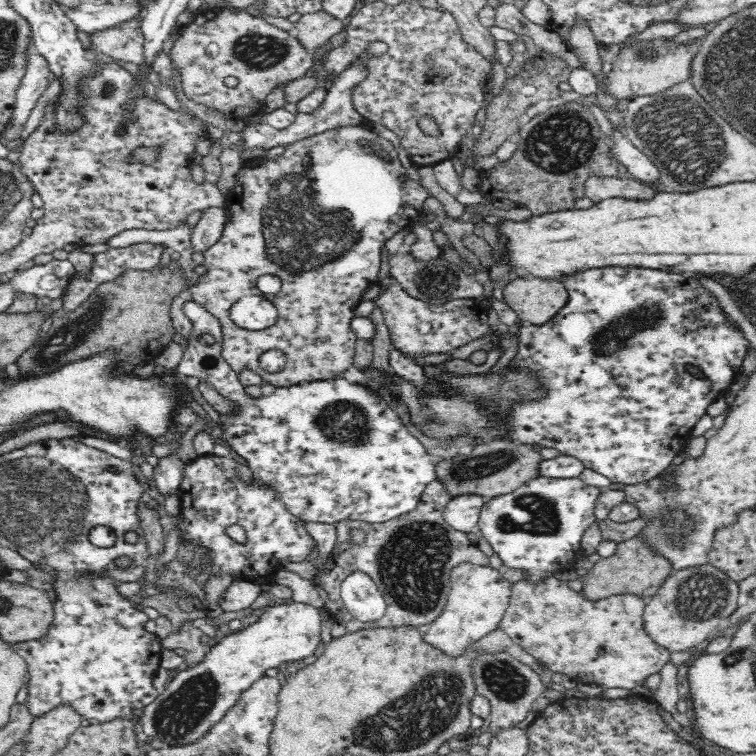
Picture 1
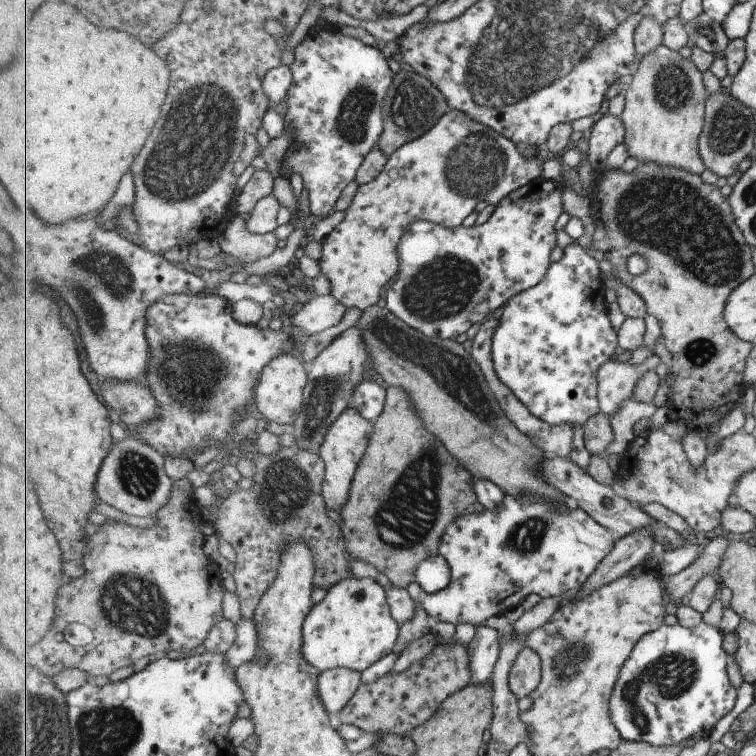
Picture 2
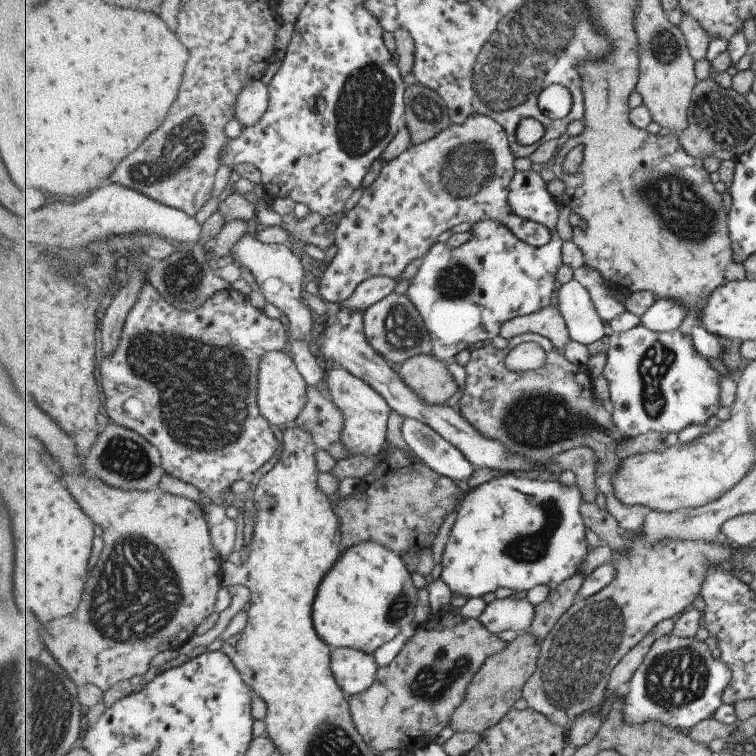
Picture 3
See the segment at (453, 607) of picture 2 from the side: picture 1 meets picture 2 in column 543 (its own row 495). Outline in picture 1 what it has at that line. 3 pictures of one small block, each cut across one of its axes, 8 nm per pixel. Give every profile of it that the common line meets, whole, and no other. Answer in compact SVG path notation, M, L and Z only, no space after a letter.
M538 476L519 486L515 491L486 499L480 510L477 534L488 540L504 566L520 572L522 578L534 585L541 583L550 575L555 575L556 570L560 568L574 567L578 558L582 556L580 540L584 532L597 520L595 504L601 491L602 489L588 485L578 478Z

